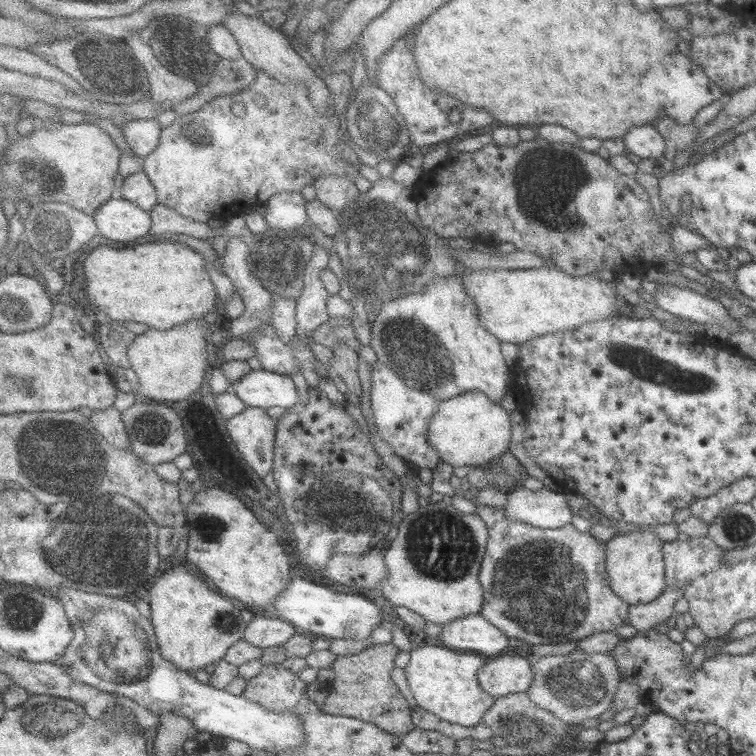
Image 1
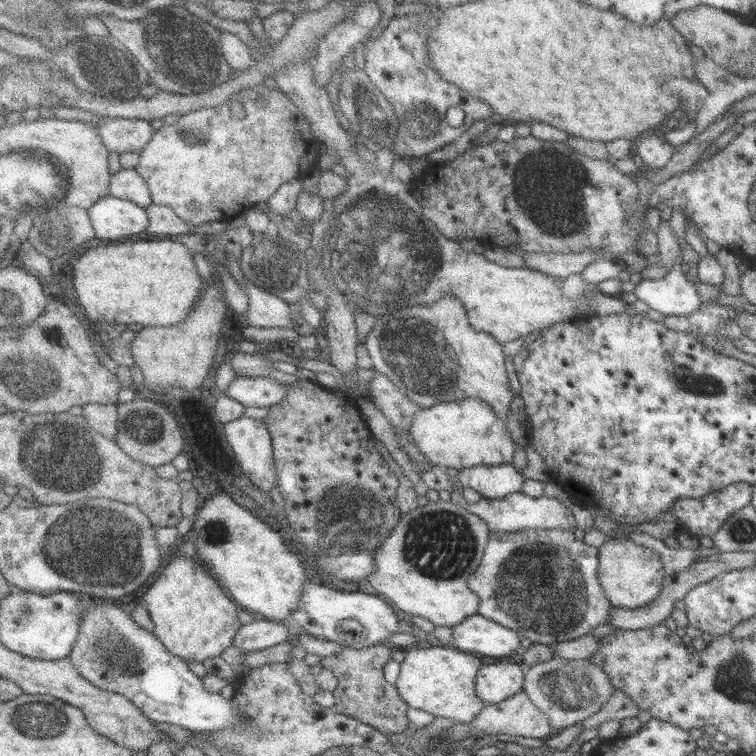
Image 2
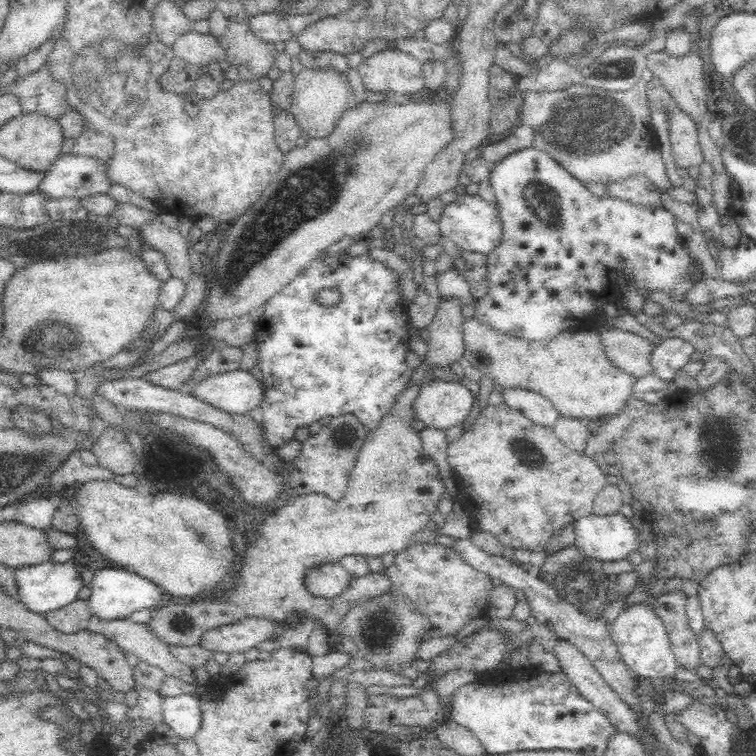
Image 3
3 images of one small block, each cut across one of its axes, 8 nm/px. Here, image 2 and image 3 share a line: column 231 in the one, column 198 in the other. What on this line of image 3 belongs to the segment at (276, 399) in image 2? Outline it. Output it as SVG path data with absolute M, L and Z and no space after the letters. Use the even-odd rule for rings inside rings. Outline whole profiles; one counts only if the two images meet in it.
M240 368L209 376L190 390L181 389L218 409L240 415L250 414L265 397L265 386L250 371Z

